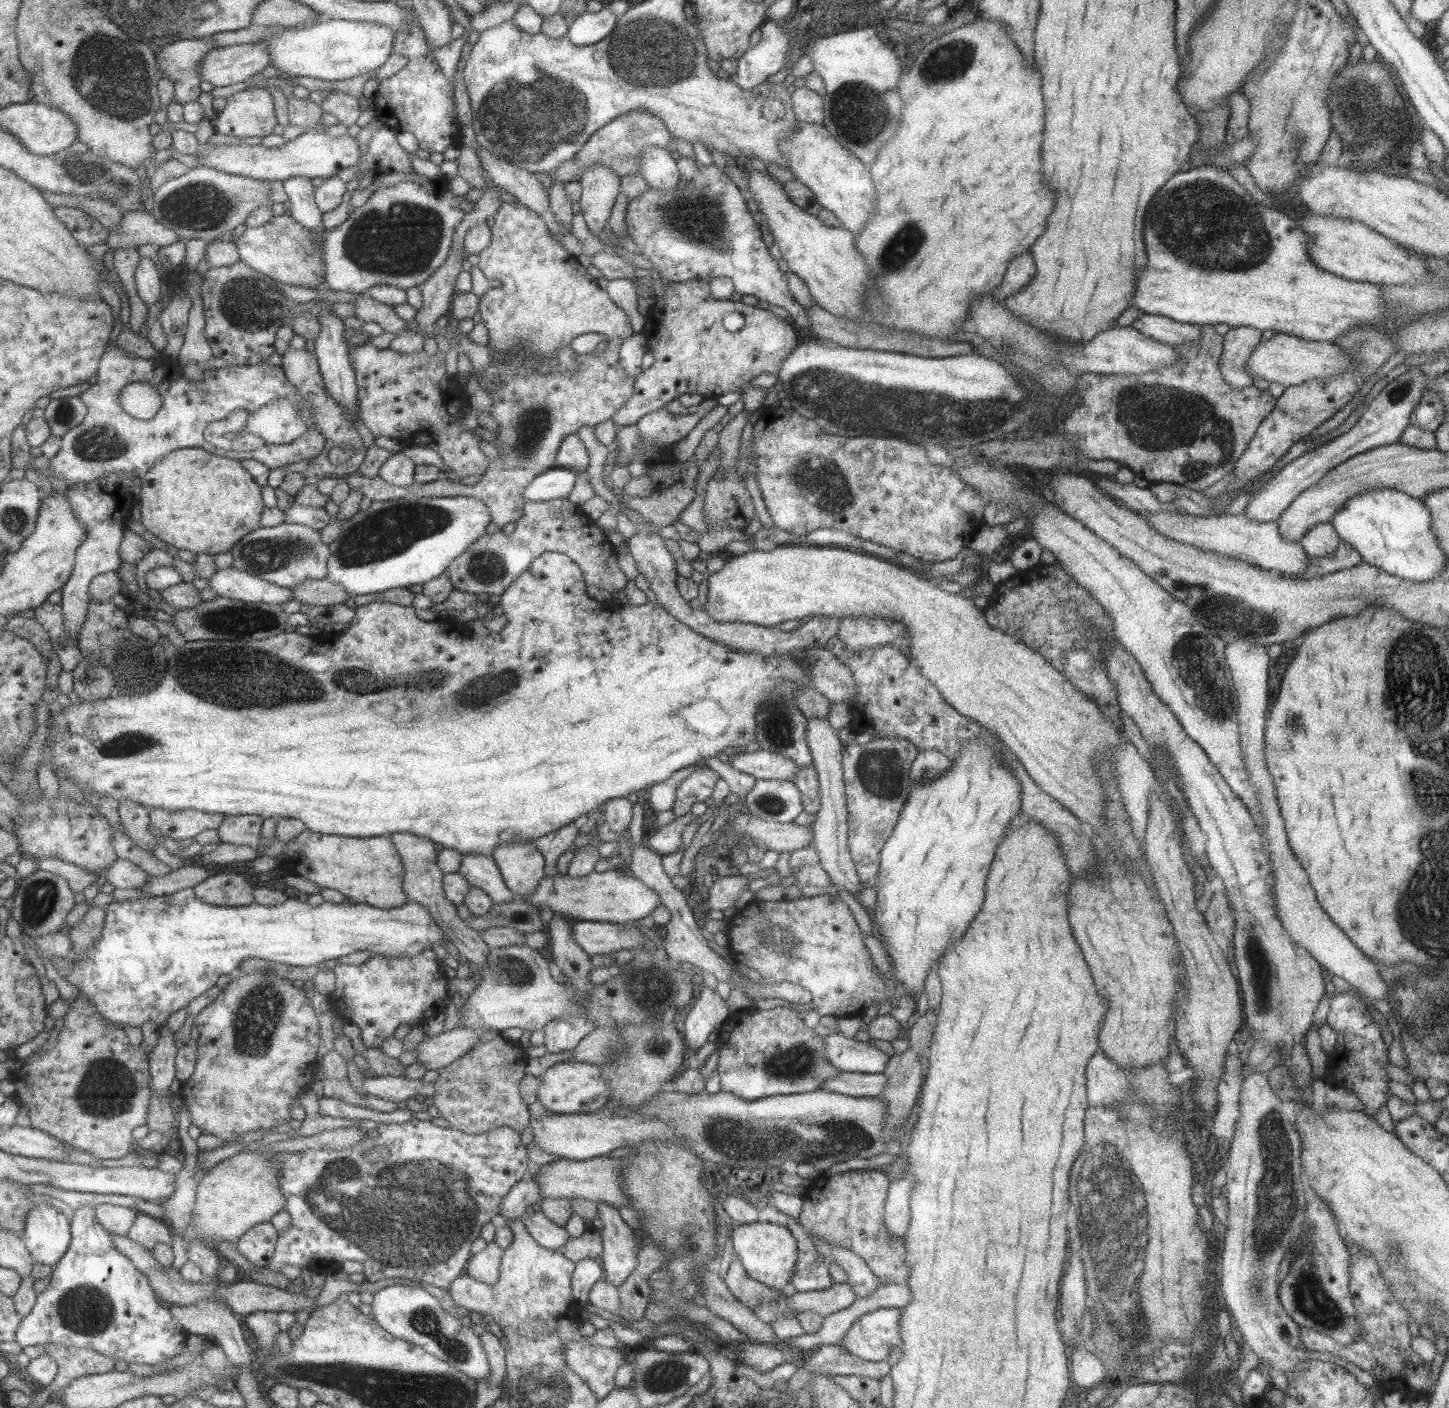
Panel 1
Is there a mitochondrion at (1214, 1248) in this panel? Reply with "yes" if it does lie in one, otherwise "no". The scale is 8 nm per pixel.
no

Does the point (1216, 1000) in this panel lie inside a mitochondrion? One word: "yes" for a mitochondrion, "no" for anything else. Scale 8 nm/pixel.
no

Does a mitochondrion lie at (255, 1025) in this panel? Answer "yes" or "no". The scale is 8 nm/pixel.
yes

